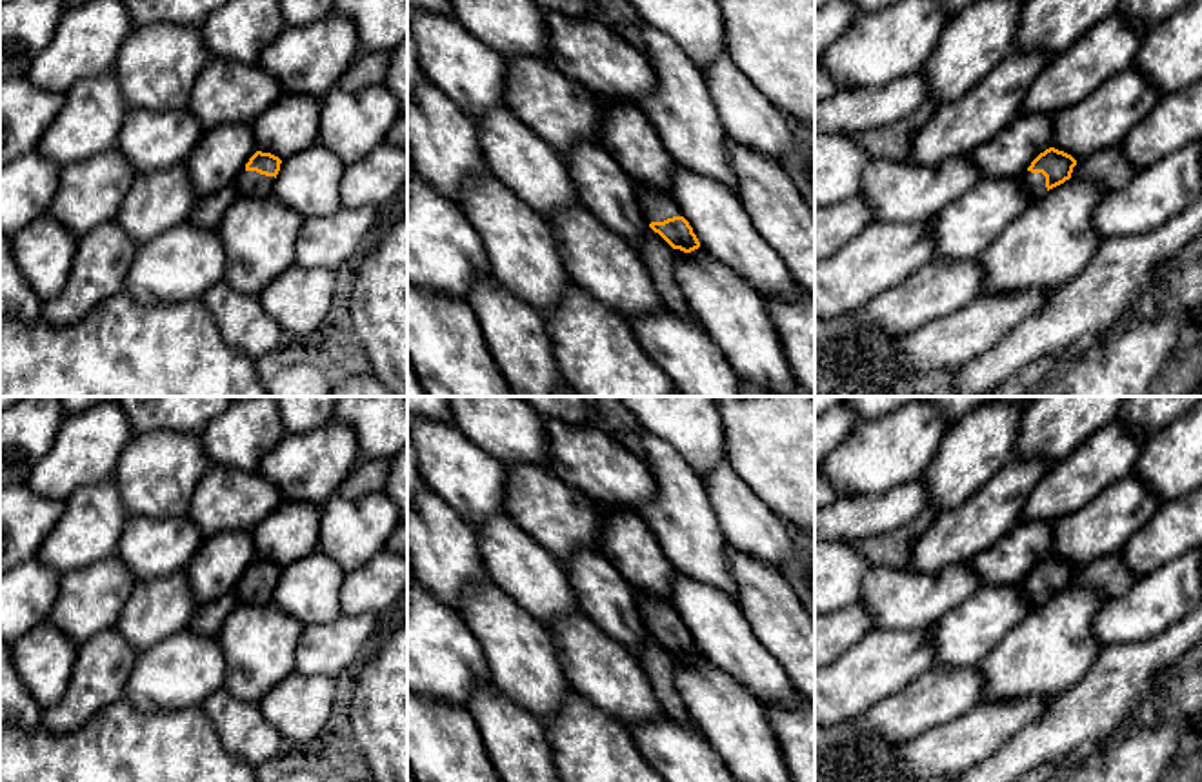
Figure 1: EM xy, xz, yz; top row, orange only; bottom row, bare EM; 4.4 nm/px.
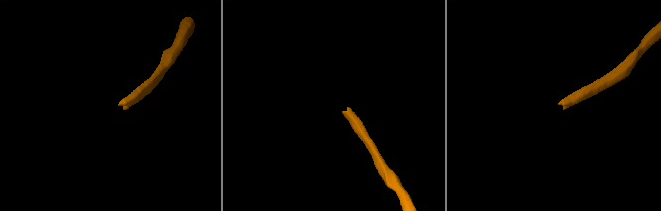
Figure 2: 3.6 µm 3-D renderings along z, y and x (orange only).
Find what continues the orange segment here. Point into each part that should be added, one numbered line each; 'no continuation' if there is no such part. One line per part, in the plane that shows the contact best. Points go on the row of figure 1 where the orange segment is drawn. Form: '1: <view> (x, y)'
1: xy (248, 182)

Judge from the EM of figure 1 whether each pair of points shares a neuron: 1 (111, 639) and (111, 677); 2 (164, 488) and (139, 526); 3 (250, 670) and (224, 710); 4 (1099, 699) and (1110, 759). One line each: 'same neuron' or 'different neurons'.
1: same neuron
2: different neurons
3: different neurons
4: different neurons

